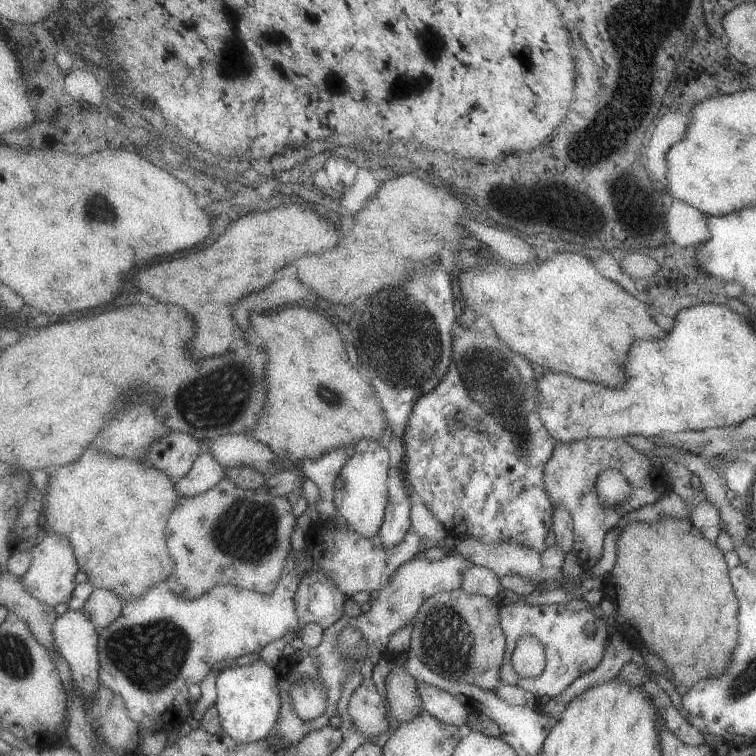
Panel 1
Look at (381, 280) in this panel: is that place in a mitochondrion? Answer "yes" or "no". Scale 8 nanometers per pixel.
no

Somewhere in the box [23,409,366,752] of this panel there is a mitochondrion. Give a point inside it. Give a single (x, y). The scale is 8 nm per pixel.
(151, 656)

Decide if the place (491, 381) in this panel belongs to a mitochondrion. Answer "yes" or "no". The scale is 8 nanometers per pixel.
yes

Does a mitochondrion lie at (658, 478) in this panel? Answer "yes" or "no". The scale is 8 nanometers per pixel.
no

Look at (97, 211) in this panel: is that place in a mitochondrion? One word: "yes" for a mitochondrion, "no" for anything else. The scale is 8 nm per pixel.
yes

